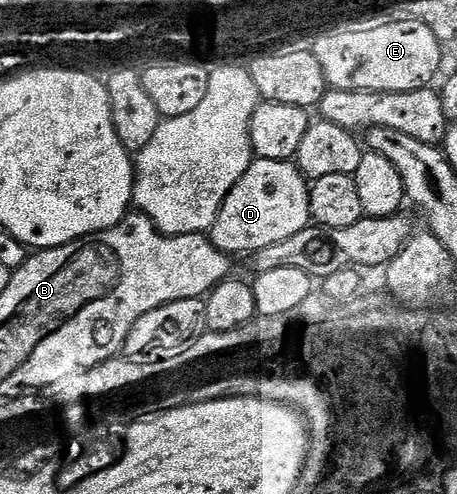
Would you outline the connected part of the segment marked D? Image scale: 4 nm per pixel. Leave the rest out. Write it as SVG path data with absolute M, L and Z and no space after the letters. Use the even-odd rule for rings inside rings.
M259 157L228 191L208 236L222 253L249 255L304 231L310 224L310 185L297 164Z

